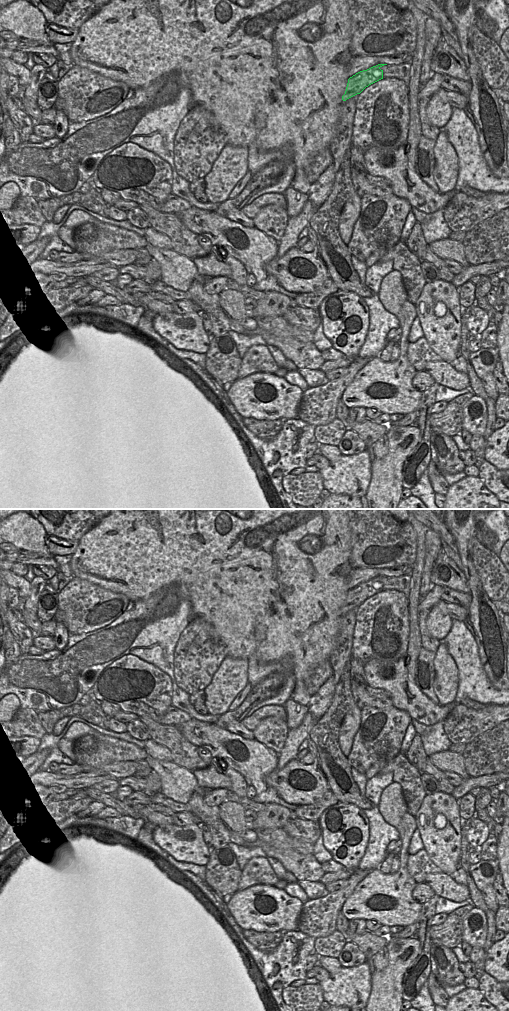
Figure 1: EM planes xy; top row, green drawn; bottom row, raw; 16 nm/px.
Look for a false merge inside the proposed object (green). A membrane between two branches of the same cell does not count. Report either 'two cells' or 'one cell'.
one cell

